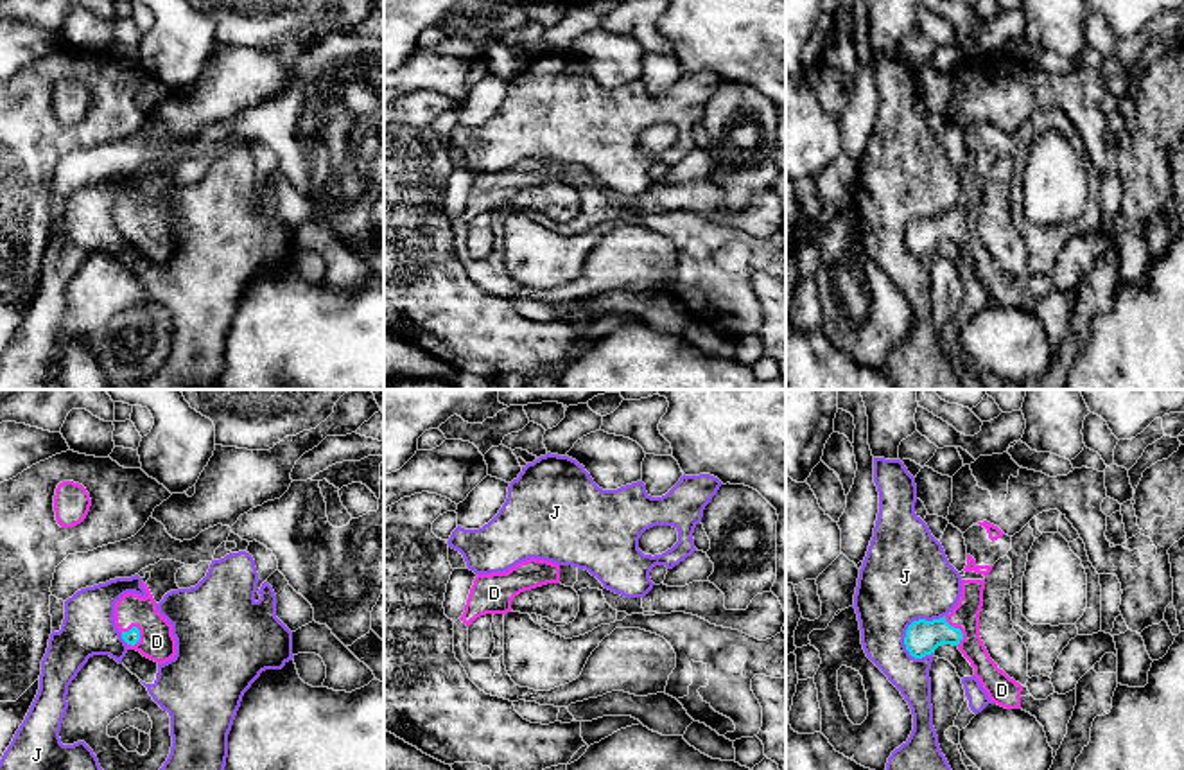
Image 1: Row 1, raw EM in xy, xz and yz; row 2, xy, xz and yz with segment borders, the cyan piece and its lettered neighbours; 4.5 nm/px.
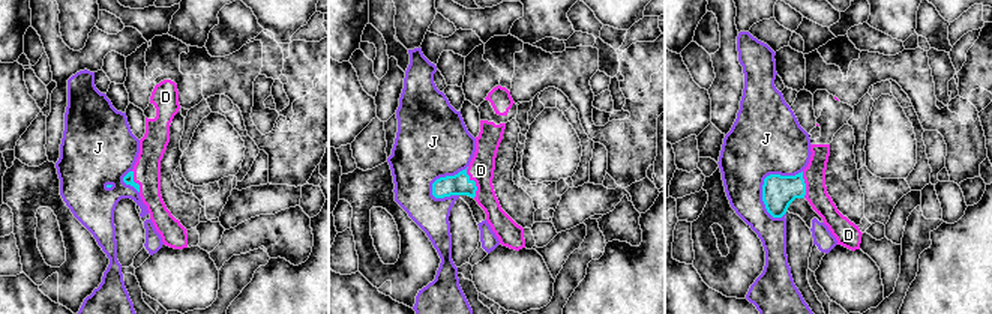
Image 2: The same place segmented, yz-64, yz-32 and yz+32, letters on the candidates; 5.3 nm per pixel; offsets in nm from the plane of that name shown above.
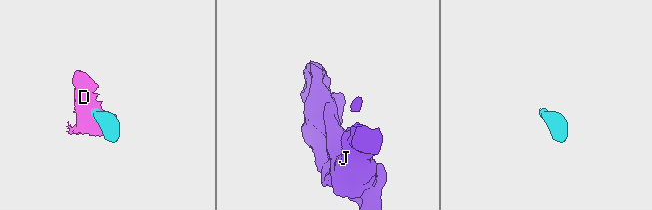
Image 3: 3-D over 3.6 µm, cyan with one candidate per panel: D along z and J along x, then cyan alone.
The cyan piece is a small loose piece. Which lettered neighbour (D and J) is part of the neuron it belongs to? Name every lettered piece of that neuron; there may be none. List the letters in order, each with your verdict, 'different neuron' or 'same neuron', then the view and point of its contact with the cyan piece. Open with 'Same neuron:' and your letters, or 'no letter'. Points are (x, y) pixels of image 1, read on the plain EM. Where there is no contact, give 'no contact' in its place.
Same neuron: D
D: same neuron | xy (135, 225)
J: different neuron | yz (910, 223)

